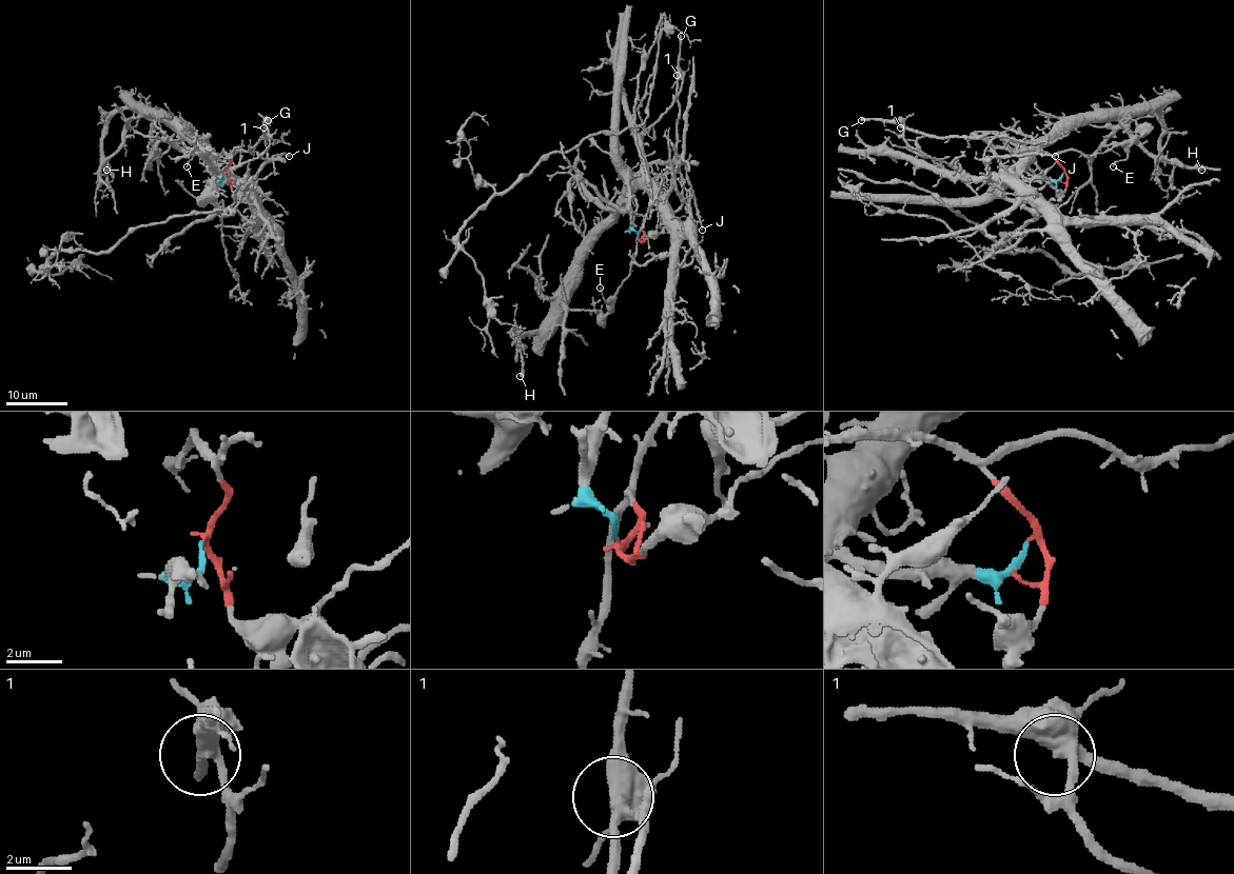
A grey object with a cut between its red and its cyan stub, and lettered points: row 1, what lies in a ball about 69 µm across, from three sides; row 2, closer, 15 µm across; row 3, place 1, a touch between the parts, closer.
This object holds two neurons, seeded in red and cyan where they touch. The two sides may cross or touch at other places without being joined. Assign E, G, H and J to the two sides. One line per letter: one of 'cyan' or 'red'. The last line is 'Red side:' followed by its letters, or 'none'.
E: red
G: red
H: cyan
J: cyan
Red side: E, G

